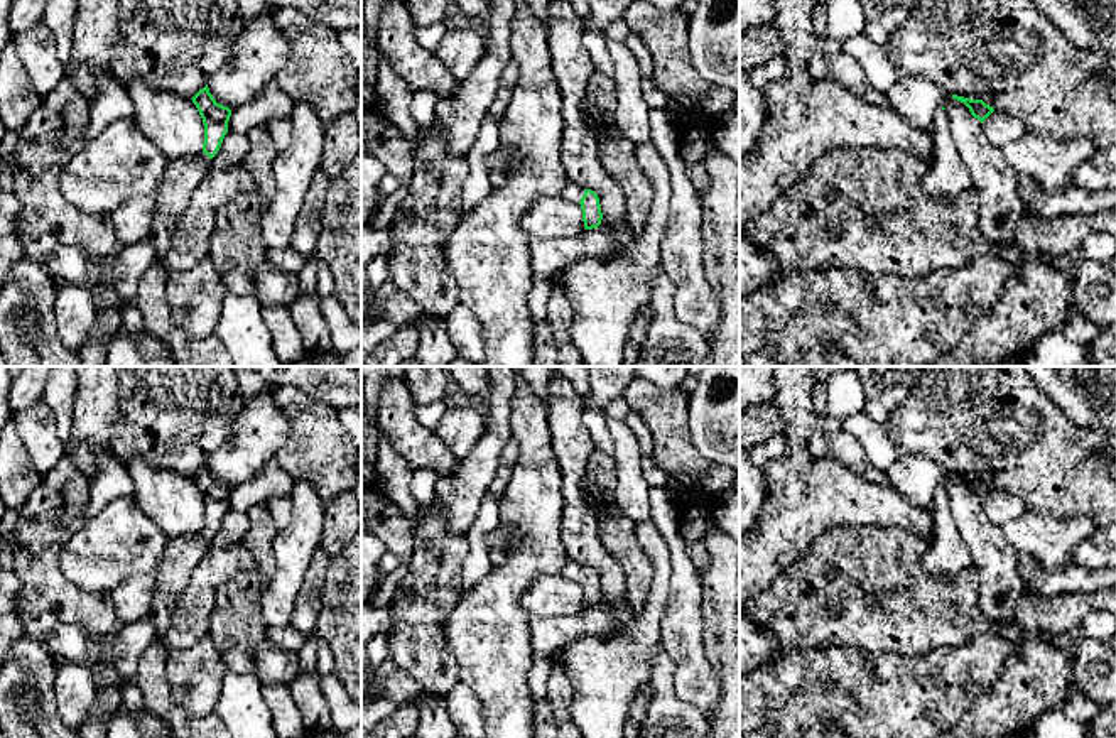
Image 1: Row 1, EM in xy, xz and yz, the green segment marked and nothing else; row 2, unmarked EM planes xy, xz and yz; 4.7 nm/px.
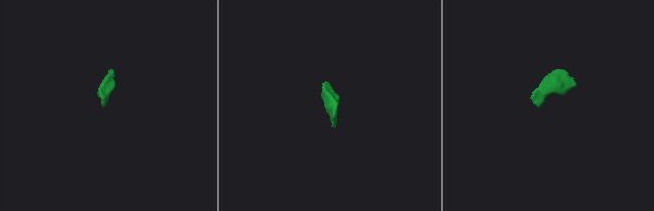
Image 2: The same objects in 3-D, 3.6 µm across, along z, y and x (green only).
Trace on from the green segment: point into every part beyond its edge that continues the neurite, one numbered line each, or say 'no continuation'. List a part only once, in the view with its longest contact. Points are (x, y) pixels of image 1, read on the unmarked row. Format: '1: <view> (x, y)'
1: xz (573, 569)

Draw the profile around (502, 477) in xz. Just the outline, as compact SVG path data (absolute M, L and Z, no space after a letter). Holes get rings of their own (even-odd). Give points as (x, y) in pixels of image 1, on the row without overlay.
M510 437L507 448L501 453L501 459L496 469L496 475L490 485L490 493L498 500L512 476L512 468L515 461L518 459L518 444L513 437Z

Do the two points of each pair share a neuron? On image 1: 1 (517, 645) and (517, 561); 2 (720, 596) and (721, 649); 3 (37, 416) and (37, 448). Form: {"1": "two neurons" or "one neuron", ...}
{"1": "one neuron", "2": "one neuron", "3": "one neuron"}

